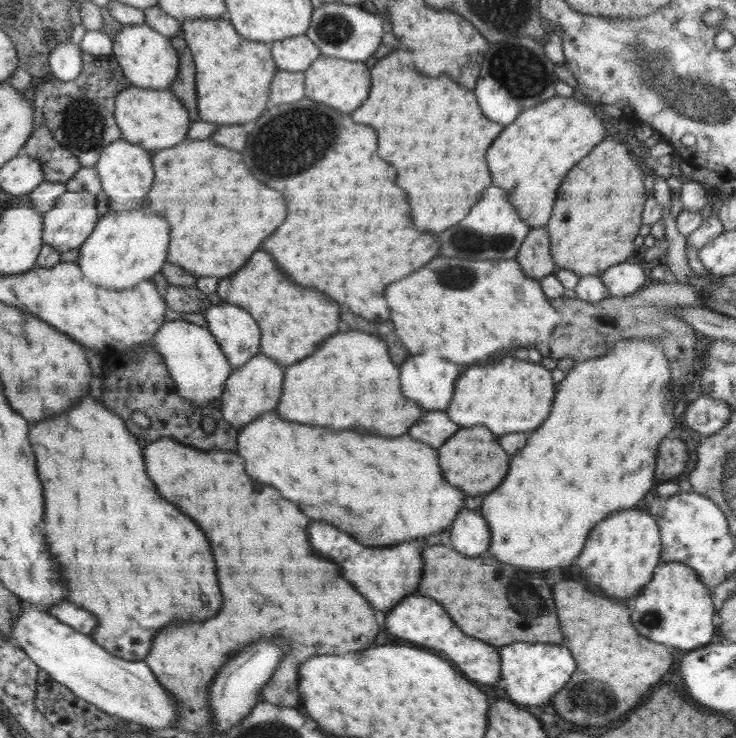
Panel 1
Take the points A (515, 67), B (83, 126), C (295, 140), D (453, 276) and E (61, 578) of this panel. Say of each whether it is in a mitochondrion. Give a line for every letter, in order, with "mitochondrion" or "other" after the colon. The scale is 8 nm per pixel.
A: mitochondrion
B: mitochondrion
C: mitochondrion
D: mitochondrion
E: other

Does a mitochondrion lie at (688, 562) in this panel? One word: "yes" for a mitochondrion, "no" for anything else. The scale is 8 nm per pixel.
no

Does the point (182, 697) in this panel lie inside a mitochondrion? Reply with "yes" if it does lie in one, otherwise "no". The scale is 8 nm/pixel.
no

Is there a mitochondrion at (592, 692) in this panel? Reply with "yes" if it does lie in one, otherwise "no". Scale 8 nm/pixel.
yes

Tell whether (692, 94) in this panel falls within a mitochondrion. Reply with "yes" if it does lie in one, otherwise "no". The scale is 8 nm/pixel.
yes

